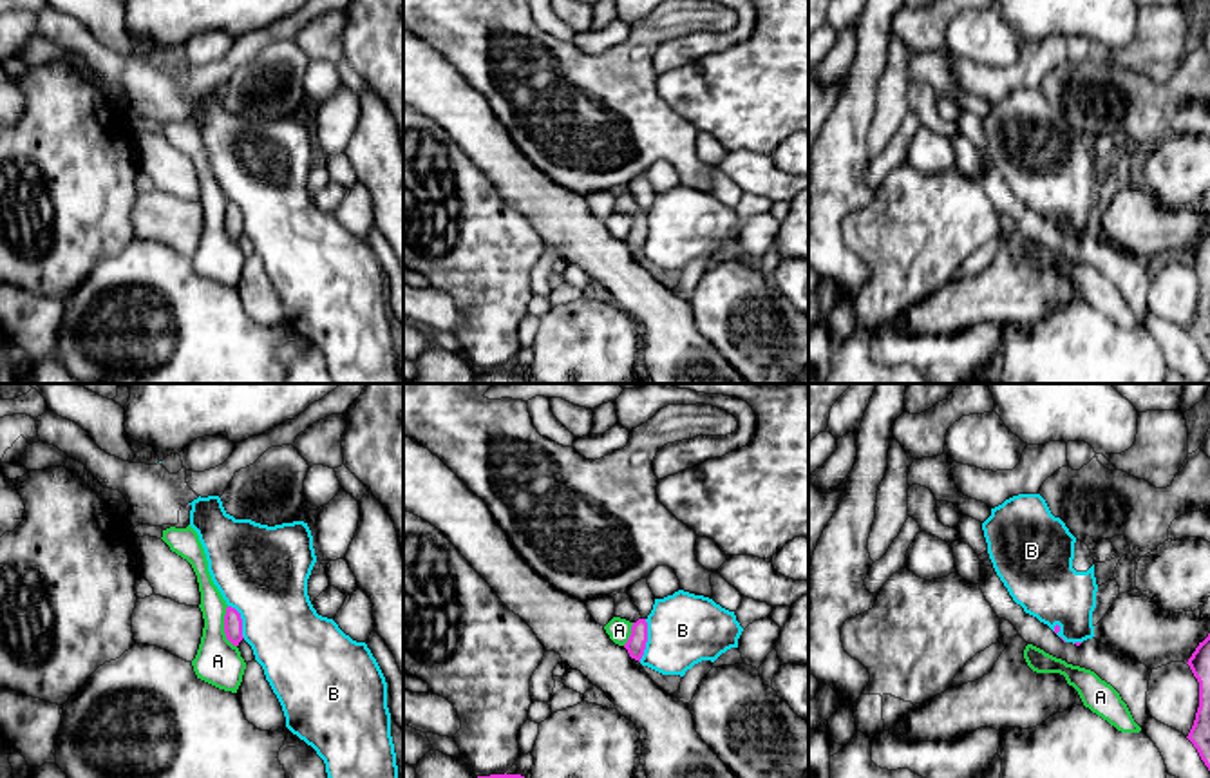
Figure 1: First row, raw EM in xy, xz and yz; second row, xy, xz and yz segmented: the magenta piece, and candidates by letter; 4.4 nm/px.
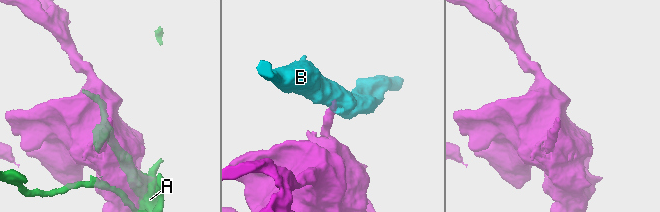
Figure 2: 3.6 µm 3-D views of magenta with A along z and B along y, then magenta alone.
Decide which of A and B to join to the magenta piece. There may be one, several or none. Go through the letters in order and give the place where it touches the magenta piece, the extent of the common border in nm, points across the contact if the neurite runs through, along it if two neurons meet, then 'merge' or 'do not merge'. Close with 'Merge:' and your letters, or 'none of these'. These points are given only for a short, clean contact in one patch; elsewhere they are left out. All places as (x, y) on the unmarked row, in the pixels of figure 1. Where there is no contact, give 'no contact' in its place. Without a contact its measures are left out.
A: contact xy (225, 221); length 190 nm; do not merge
B: contact xz (646, 236); length 190 nm; border xz (646, 214), (646, 243), (639, 256); do not merge
Merge: none of these

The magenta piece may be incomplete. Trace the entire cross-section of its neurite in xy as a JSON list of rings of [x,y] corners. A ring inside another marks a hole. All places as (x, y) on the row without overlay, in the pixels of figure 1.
[[[232,201],[226,203],[224,228],[226,228],[226,233],[233,241],[239,241],[239,237],[244,233],[242,232],[242,213],[241,213],[241,208],[235,203],[232,203]]]

